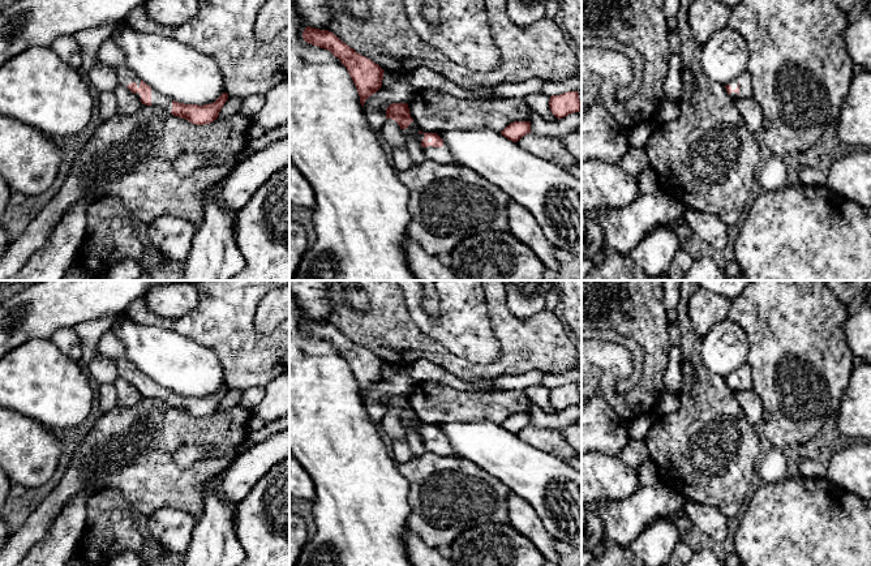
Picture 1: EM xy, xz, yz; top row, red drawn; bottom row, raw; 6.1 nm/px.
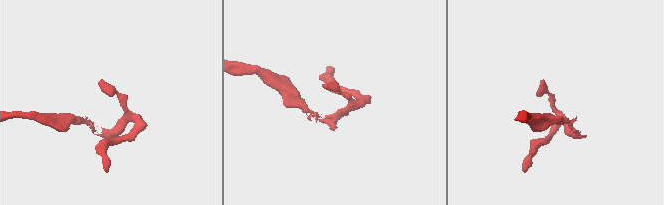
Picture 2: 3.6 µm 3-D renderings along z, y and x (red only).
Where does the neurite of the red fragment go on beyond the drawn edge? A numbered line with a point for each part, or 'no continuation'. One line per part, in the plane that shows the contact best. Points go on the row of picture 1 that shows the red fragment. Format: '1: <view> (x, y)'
1: yz (746, 90)

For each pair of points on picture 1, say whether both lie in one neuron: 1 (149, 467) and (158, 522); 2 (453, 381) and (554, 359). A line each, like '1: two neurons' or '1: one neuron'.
1: two neurons
2: two neurons

